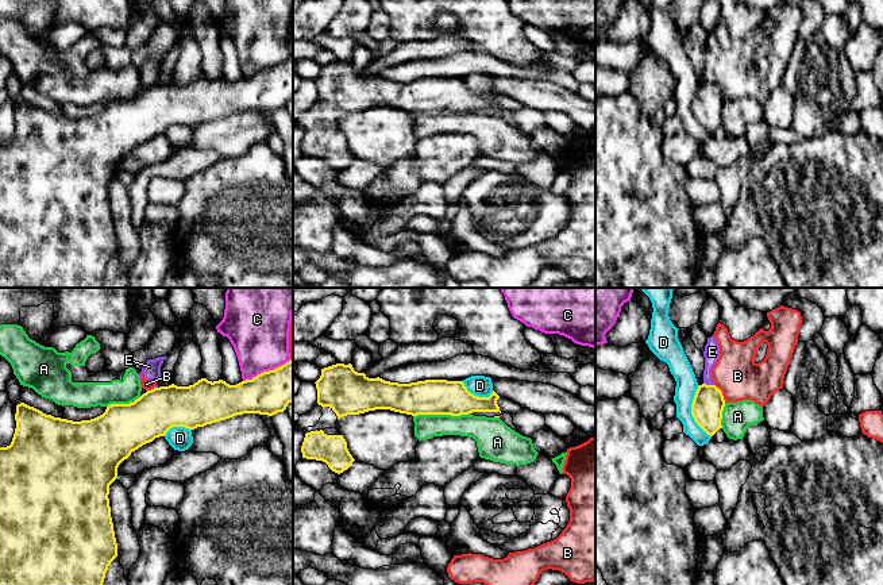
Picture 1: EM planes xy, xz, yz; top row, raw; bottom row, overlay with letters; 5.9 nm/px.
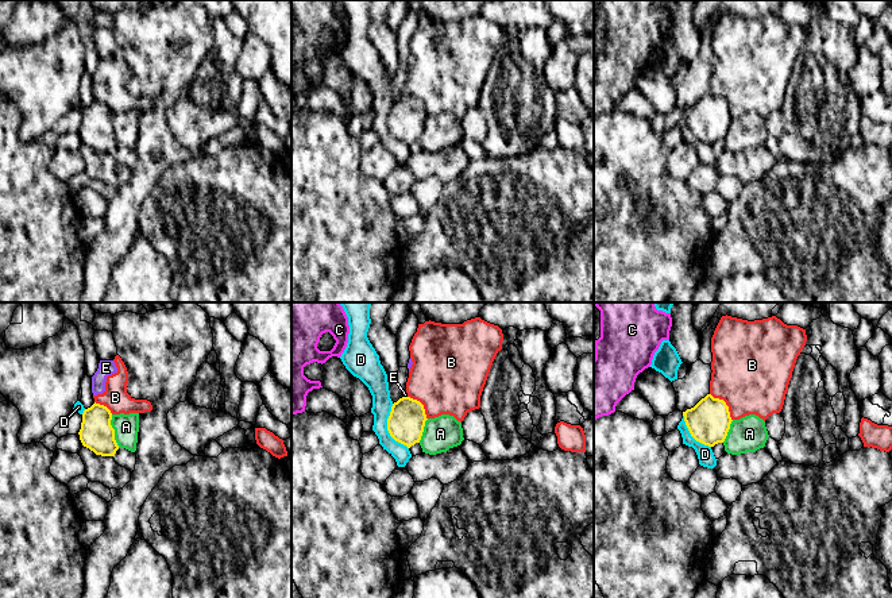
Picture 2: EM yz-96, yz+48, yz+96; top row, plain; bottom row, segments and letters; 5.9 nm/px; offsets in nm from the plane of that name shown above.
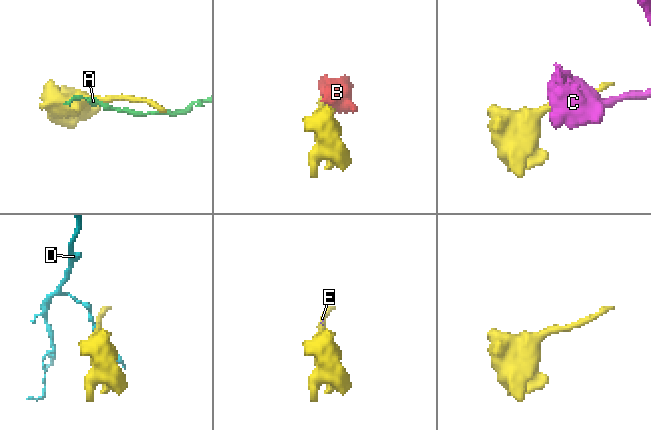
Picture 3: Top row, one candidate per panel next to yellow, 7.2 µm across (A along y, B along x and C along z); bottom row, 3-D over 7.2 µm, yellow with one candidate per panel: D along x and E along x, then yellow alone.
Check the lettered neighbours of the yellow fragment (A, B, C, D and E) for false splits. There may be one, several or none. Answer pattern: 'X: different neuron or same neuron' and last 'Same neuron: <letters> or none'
A: different neuron
B: different neuron
C: different neuron
D: different neuron
E: different neuron
Same neuron: none

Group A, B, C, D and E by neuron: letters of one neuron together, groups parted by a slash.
A / B E / C / D

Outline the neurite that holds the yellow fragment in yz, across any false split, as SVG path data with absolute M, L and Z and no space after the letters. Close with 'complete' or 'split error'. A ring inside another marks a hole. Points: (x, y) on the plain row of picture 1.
M702 81L698 84L693 101L691 112L695 120L710 134L713 134L721 123L725 97L721 86L716 82Z; complete

